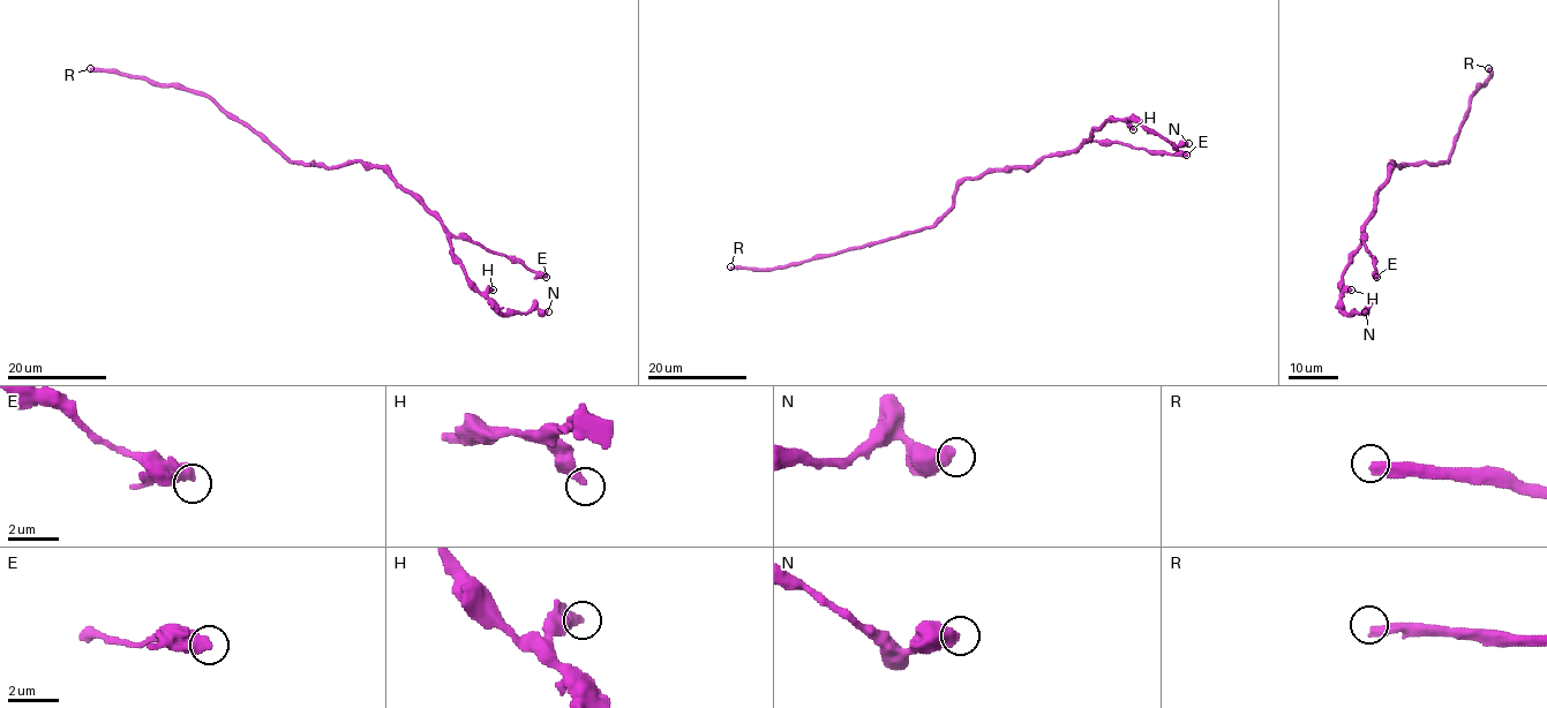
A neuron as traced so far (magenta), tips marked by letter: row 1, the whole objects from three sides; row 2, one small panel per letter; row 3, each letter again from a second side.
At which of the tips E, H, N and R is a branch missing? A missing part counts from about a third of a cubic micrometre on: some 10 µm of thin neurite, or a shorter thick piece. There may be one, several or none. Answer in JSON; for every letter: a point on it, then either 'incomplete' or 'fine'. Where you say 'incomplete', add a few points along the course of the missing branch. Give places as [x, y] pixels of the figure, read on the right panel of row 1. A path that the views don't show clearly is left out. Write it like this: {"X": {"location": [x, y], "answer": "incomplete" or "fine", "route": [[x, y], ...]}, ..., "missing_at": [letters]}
{"E": {"location": [1376, 277], "answer": "fine"}, "H": {"location": [1351, 290], "answer": "fine"}, "N": {"location": [1365, 311], "answer": "fine"}, "R": {"location": [1488, 68], "answer": "incomplete", "route": [[1488, 68], [1495, 73], [1517, 70], [1523, 76], [1521, 81]]}, "missing_at": ["R"]}

